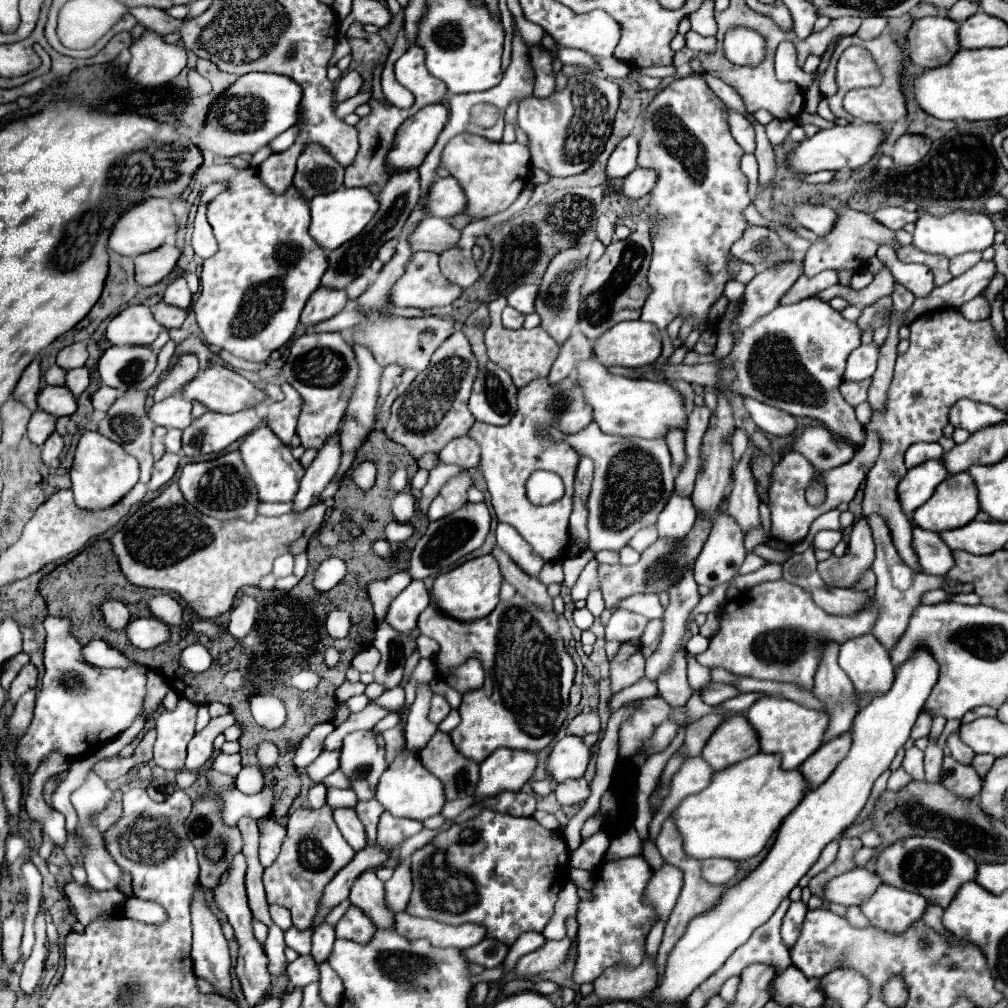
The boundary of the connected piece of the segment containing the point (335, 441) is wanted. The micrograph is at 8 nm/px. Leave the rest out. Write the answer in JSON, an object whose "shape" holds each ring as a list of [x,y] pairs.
{"shape":[[[336,435],[326,441],[326,445],[318,451],[314,463],[306,469],[300,483],[300,491],[292,501],[294,503],[292,513],[302,513],[320,501],[320,493],[324,491],[324,487],[330,483],[330,479],[336,475],[340,467],[340,453],[342,453],[340,437]]]}

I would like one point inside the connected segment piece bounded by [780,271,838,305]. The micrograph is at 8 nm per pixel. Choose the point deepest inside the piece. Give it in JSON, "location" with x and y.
{"location":[805,286]}

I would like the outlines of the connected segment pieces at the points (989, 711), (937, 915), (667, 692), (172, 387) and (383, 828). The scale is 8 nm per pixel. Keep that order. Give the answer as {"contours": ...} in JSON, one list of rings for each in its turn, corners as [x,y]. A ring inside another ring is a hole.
{"contours":[[[[976,707],[976,709],[972,709],[972,711],[968,711],[964,717],[962,717],[962,723],[970,723],[970,721],[974,721],[974,719],[978,719],[978,717],[994,717],[996,715],[996,709],[994,707]]],[[[930,905],[928,911],[924,913],[924,923],[926,923],[928,927],[932,927],[936,933],[942,933],[942,935],[946,935],[946,939],[950,939],[950,933],[942,927],[942,913],[944,913],[942,907]]],[[[682,647],[674,657],[674,667],[668,673],[662,673],[658,679],[658,693],[672,707],[684,707],[694,693],[686,679],[684,653],[686,649]]],[[[180,355],[168,377],[156,387],[154,401],[162,401],[172,395],[180,395],[180,391],[198,375],[198,357],[196,355]]],[[[382,813],[380,823],[378,823],[378,839],[376,843],[380,843],[380,847],[384,847],[386,851],[392,851],[396,847],[400,847],[400,843],[416,833],[422,831],[422,823],[414,821],[414,819],[398,819],[392,817],[390,813]]]]}

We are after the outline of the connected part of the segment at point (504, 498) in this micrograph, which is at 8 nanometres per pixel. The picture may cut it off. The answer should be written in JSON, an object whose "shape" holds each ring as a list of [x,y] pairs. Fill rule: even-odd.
{"shape":[[[568,377],[554,387],[550,387],[546,379],[536,379],[518,391],[518,411],[508,425],[494,427],[486,423],[474,423],[468,429],[468,437],[480,445],[480,469],[486,479],[490,503],[494,507],[498,521],[514,525],[520,531],[520,535],[534,547],[534,551],[546,561],[562,559],[570,543],[568,517],[572,513],[574,475],[580,455],[568,443],[552,443],[540,439],[534,427],[558,425],[564,433],[578,433],[590,421],[592,421],[592,411],[584,403],[582,389],[574,383],[574,379]],[[538,469],[548,469],[560,475],[566,485],[564,497],[546,507],[532,505],[526,497],[526,481]]]}

